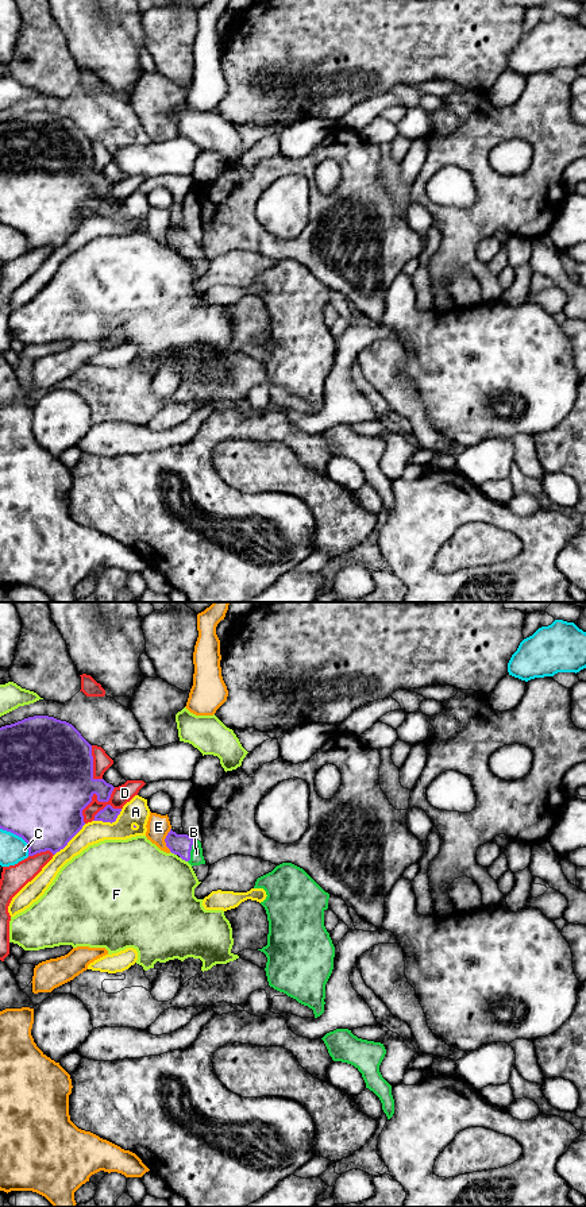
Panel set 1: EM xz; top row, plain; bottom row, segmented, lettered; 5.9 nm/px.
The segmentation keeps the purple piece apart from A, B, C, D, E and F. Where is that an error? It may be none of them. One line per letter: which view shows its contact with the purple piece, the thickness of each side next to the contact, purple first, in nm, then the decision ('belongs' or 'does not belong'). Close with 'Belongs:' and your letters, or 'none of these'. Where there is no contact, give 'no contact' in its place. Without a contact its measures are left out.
A: xz | 100/150 nm | does not belong
B: xz | 130/80 nm | belongs
C: xz | 500/160 nm | does not belong
D: xz | 460/110 nm | does not belong
E: xz | 130/140 nm | does not belong
F: xz | 130/460 nm | does not belong
Belongs: B

